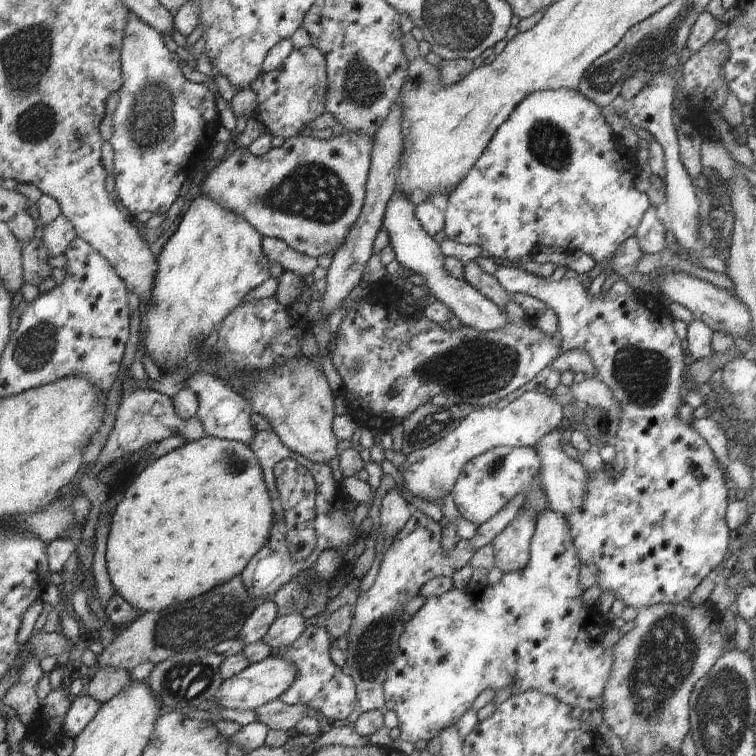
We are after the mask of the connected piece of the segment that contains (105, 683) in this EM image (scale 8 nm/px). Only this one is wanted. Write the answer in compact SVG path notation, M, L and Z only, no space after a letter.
M101 668L88 682L86 694L94 698L100 704L106 704L112 700L120 690L130 686L131 679L127 670L112 668Z

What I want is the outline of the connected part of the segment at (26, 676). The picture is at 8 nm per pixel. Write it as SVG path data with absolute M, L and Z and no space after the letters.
M28 658L24 668L20 670L18 682L6 692L2 704L16 710L17 717L27 727L41 716L41 701L36 696L36 687L44 673L40 669L38 658Z

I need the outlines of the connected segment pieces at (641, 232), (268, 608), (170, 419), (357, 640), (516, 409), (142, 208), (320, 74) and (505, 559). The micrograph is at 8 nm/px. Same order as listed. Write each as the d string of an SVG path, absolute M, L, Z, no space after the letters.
M651 204L646 210L634 238L643 254L654 254L667 248L666 231L662 221L656 217L656 205Z
M272 600L264 602L256 607L250 616L244 618L244 626L238 632L236 639L245 645L262 641L264 634L268 632L268 628L277 617L276 604Z
M129 370L127 374L128 377L122 383L122 396L116 422L114 422L114 427L109 432L106 444L102 448L96 464L94 464L94 466L98 466L98 470L100 468L109 469L109 465L112 462L114 463L116 458L138 451L146 444L157 444L170 436L182 435L186 438L186 442L194 442L194 440L200 440L200 438L206 436L204 426L202 426L198 416L188 418L188 420L180 418L176 414L173 402L169 396L155 390L140 390L140 388L136 388L136 384L134 384L135 378Z
M413 509L406 526L396 534L393 543L382 558L378 575L372 587L361 592L353 607L354 626L346 635L348 649L347 658L349 675L355 684L357 704L362 712L385 710L383 684L388 678L391 660L396 658L398 640L404 632L404 622L409 616L404 612L406 604L418 596L420 588L428 580L436 577L452 578L452 575L466 566L475 550L471 539L461 539L456 548L446 554L440 542L442 527L420 510Z
M543 390L527 391L509 402L506 408L496 409L494 405L477 407L448 436L406 455L405 462L397 468L403 478L399 489L404 486L414 497L435 503L452 492L460 471L475 456L501 446L533 447L543 436L567 425L562 412L554 394Z
M134 12L126 16L124 42L120 62L122 63L122 86L116 112L112 115L114 132L110 139L113 148L114 170L118 202L131 215L142 212L166 214L174 204L182 184L199 167L199 152L211 148L213 137L220 128L216 94L206 84L189 81L180 69L178 54L171 52L163 36L142 22Z
M312 45L292 50L280 68L272 72L260 72L252 86L248 86L248 90L256 94L257 106L254 116L264 124L264 132L285 139L308 134L310 122L314 122L320 114L326 113L326 74L324 55Z
M524 504L514 519L490 542L493 546L494 566L503 574L522 570L530 558L530 540L537 525L536 512Z

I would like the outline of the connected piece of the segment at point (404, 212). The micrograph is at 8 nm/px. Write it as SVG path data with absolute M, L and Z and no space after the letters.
M396 190L395 194L388 200L382 226L388 232L390 244L393 246L395 258L404 268L410 268L412 272L420 274L424 278L425 285L437 300L443 302L450 308L453 314L460 320L463 326L479 331L500 330L506 324L512 324L512 320L504 309L501 309L495 302L482 296L473 286L466 281L453 277L451 273L444 270L444 254L440 246L416 220L414 214L415 205L410 197L404 192Z

